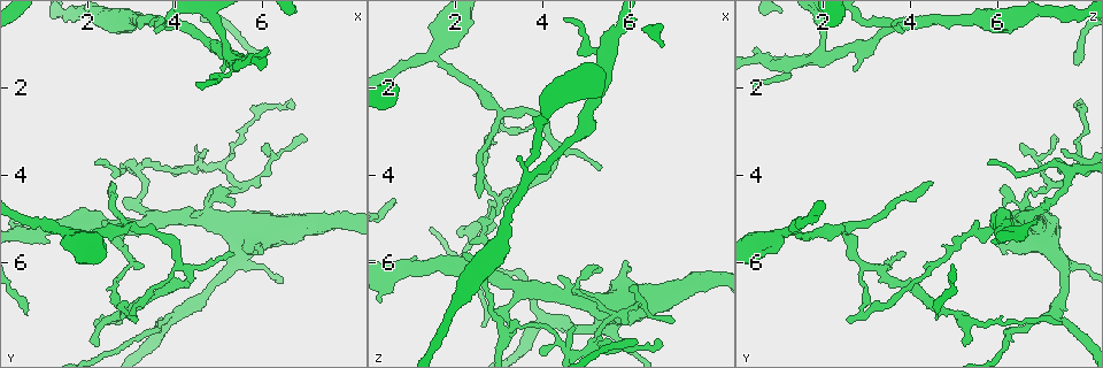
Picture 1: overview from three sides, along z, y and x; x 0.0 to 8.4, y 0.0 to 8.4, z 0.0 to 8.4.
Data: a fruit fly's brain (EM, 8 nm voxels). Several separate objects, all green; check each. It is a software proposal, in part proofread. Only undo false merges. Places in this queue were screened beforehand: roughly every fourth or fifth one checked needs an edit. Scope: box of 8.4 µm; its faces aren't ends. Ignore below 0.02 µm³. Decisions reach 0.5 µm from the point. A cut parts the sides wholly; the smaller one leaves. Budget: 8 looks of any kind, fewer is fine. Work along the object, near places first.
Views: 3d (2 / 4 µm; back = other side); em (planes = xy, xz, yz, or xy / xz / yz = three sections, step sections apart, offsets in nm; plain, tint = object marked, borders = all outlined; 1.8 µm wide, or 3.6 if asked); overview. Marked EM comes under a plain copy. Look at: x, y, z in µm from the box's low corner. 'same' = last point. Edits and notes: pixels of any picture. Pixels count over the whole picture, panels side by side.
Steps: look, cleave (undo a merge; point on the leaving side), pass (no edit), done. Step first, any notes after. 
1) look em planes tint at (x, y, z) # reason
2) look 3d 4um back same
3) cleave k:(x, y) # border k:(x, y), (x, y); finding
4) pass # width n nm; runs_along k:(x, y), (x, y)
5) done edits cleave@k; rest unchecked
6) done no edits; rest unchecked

look em yz step 8 tint at (5.15, 1.15, 2.00) # calibre changes

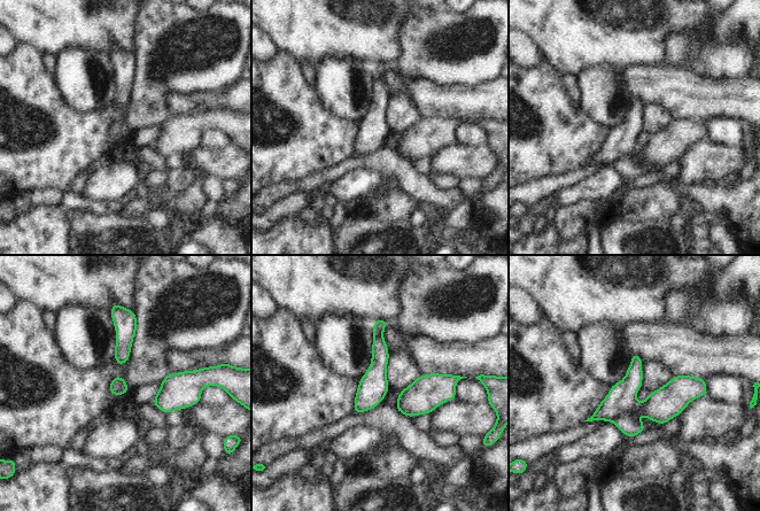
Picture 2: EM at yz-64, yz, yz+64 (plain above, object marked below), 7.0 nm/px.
cleave 2:(621, 396) # border 2:(636, 401), (611, 420); two cells meet here

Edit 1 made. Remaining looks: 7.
look 3d 2um at (3.10, 5.15, 2.65) # three-way junction

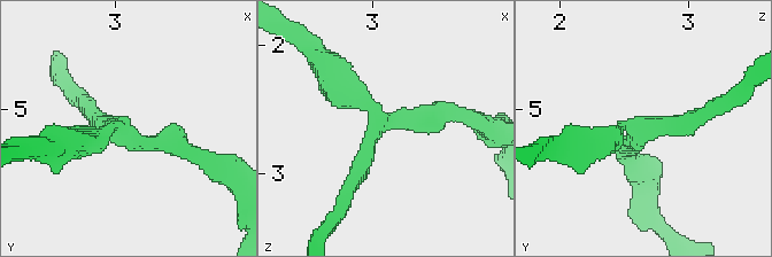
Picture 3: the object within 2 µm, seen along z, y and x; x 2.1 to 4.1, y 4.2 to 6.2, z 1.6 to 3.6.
look em xy step 4 tint at (3.06, 5.14, 2.60) # arms 3; shape alone is not enough

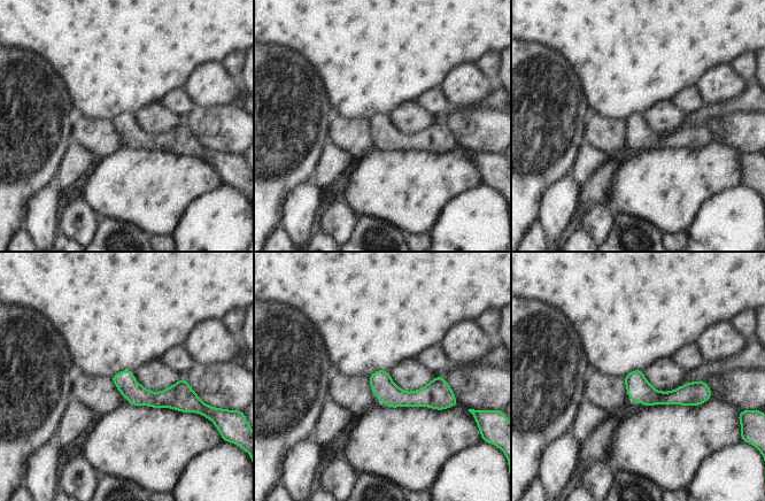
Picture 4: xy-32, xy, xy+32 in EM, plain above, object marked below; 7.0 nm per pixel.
look em yz step 4 tint same

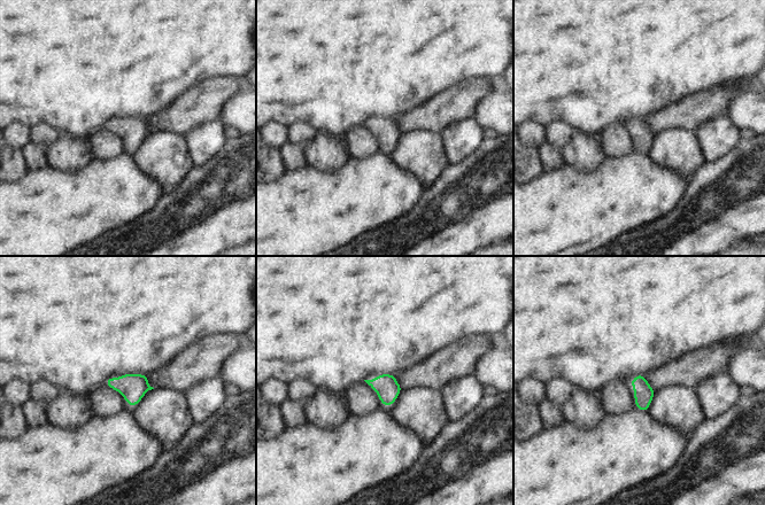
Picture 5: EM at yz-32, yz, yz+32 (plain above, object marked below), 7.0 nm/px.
pass # width 140 nm; one cell here

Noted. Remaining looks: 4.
look em xy step 8 tint at (2.95, 7.15, 2.85) # sharp bend

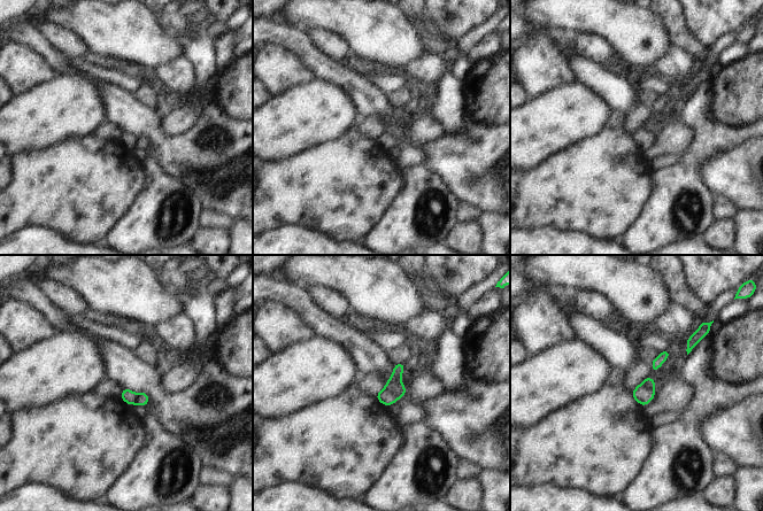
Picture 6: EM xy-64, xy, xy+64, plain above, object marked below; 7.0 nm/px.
look em planes borders same

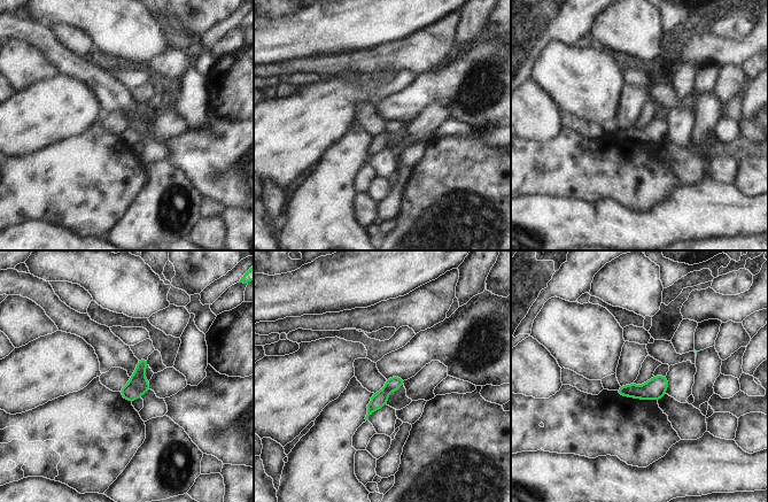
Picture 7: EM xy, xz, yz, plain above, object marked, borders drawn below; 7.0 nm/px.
cleave 7:(138, 379) # width 110 nm; two cells meet here

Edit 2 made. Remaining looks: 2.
done edits cleave@2, cleave@7; rest unchecked

